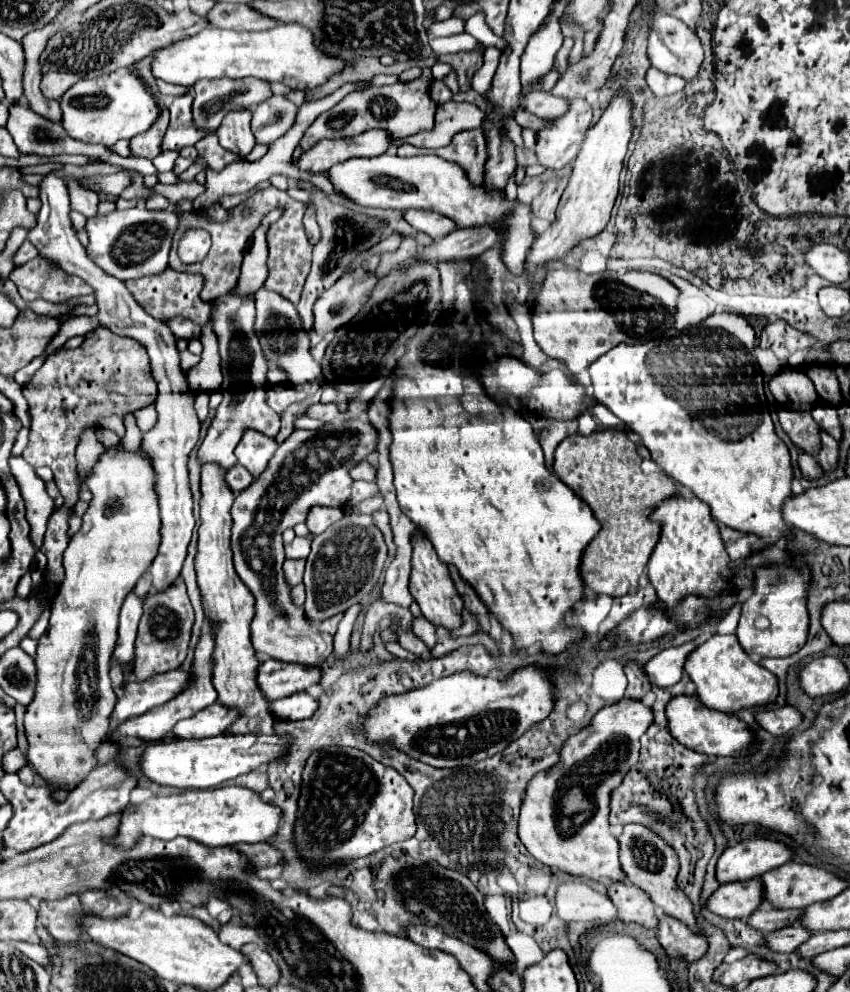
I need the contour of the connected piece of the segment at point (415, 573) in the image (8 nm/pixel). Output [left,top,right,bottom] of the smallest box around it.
[410,532,462,632]

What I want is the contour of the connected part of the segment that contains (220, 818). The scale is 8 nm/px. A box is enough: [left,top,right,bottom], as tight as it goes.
[112,786,282,848]

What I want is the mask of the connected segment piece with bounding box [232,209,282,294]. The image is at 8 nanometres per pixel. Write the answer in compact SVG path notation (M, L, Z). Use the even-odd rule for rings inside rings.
M280 209L271 211L264 217L260 226L254 230L252 242L250 242L250 246L246 250L246 256L244 256L244 262L242 262L242 272L240 272L238 284L236 284L236 288L232 292L236 292L236 294L252 294L262 286L264 278L268 276L266 232L281 215L282 210Z

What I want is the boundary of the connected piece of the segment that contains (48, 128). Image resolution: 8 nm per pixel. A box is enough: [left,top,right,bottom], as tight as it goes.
[6,102,180,184]

